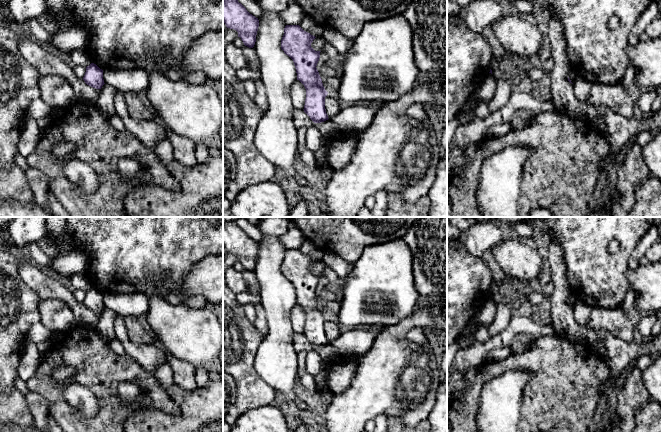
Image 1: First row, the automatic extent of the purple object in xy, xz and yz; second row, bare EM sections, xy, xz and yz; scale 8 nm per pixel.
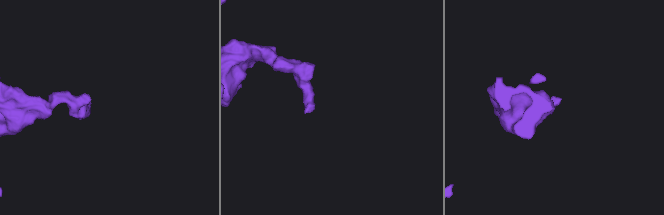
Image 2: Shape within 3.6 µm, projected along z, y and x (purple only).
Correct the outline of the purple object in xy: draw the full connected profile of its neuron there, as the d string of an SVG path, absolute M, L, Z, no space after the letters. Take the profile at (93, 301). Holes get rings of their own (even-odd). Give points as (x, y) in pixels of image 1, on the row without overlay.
M91 287L86 291L86 296L83 304L87 309L96 313L101 313L105 308L103 303L103 294L94 287Z

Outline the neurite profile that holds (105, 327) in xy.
M104 308L95 327L100 337L108 343L115 339L114 319L116 316L111 309Z

